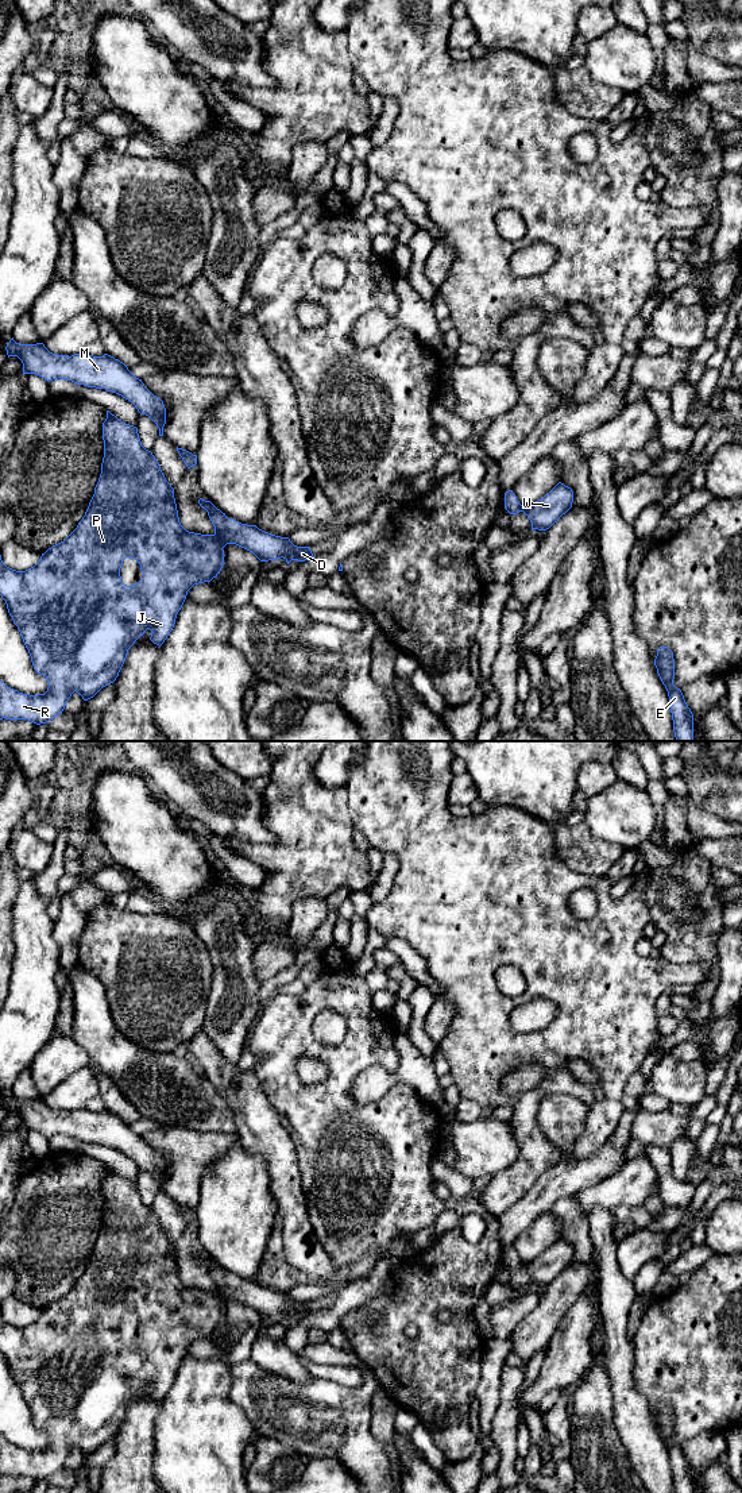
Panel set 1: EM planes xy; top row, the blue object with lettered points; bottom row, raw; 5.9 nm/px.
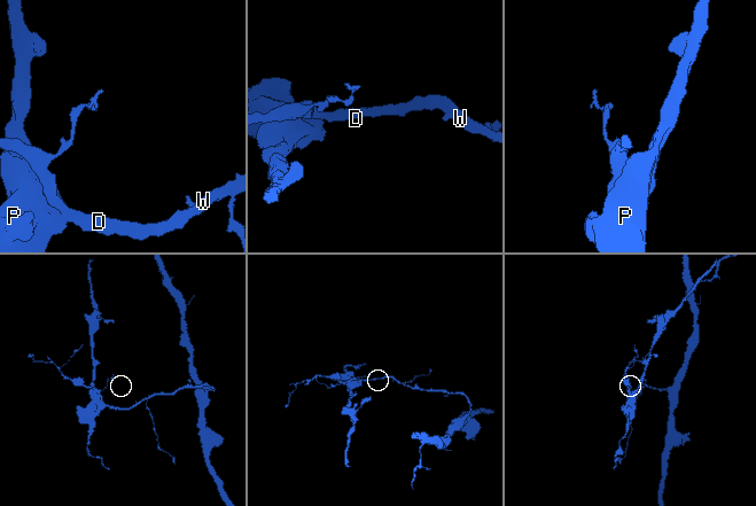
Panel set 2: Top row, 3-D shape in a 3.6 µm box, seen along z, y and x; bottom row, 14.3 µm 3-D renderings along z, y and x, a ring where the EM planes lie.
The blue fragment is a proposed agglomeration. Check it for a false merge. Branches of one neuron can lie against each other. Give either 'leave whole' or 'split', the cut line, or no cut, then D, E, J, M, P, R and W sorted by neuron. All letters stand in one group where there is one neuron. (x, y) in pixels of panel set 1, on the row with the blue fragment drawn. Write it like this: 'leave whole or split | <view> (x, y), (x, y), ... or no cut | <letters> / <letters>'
split | xy (213, 535), (223, 547) | D E M W / J P R

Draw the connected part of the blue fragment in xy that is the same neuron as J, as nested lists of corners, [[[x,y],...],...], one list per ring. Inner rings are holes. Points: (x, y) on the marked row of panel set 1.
[[[107,410],[103,440],[101,474],[77,528],[63,541],[42,553],[39,562],[26,571],[7,567],[0,555],[0,595],[28,649],[34,670],[49,683],[45,694],[30,695],[0,680],[0,720],[28,720],[40,725],[62,714],[74,691],[84,701],[93,698],[103,687],[116,680],[128,649],[147,629],[152,632],[150,640],[154,644],[161,647],[165,643],[188,591],[194,585],[210,582],[225,564],[223,545],[215,535],[189,532],[181,525],[174,489],[166,481],[152,452],[142,445],[138,428]],[[125,558],[135,559],[143,572],[143,578],[132,586],[124,585],[120,576]]]

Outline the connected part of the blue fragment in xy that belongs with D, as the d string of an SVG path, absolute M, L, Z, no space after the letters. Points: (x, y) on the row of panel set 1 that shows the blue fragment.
M200 498L198 504L208 512L215 526L215 536L223 548L227 544L236 544L252 552L260 562L283 558L289 564L291 560L305 562L314 558L310 547L297 547L289 537L275 536L259 529L256 525L247 525L228 518L210 501Z

